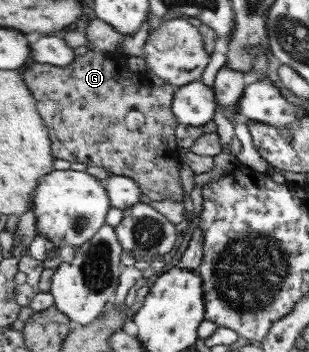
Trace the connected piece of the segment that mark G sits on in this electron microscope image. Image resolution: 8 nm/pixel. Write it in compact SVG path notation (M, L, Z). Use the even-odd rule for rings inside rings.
M91 49L84 55L77 55L74 63L67 66L41 64L34 60L25 64L22 71L25 82L37 99L37 108L40 109L45 126L52 136L52 152L56 158L70 163L83 162L88 166L99 166L112 175L132 178L139 183L152 202L183 202L183 182L179 174L183 160L179 156L181 146L176 137L180 123L172 109L178 87L170 83L153 86L142 76L129 70L127 58L127 55L117 50L103 53ZM133 110L141 112L145 122L140 128L129 130L125 120Z

